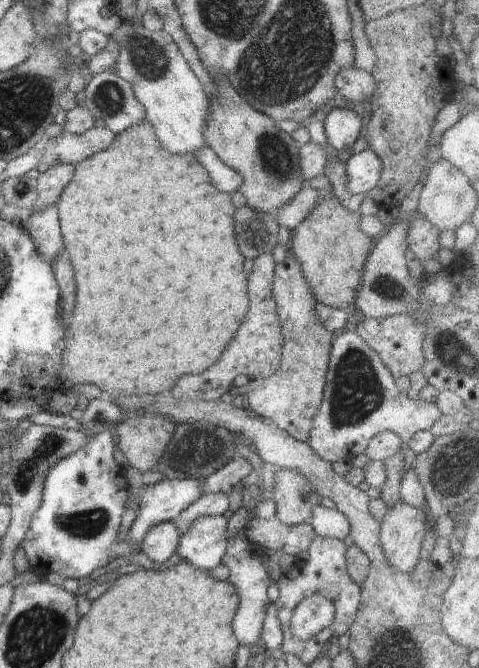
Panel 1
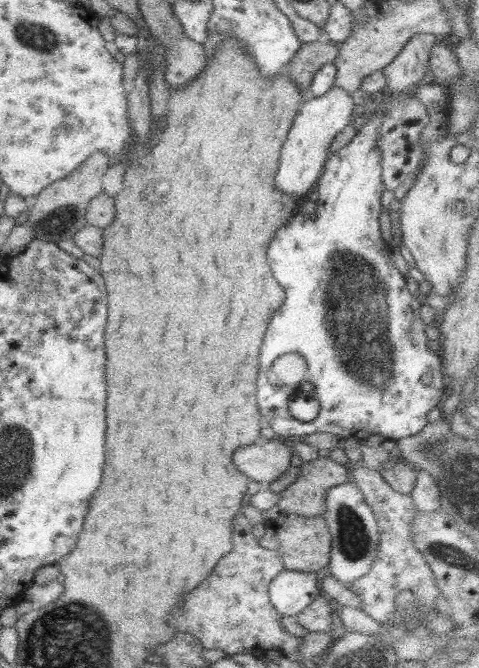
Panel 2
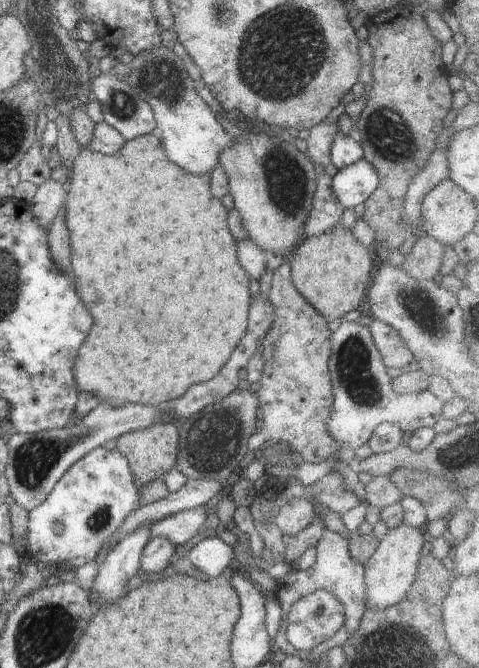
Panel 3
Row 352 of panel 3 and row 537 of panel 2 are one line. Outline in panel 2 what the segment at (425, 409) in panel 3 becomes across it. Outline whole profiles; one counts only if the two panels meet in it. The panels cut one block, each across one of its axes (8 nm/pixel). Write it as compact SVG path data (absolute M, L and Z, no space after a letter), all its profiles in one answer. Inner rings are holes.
M342 483L328 490L323 517L331 534L330 572L340 584L354 583L367 576L377 559L379 534L377 520L362 491L353 483Z

